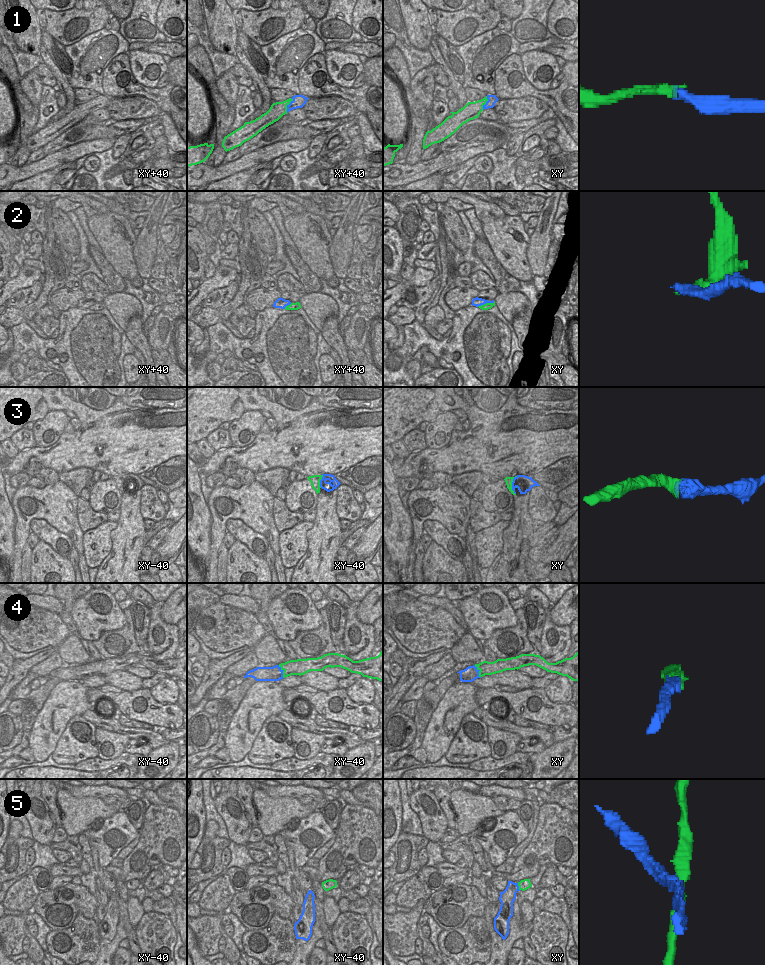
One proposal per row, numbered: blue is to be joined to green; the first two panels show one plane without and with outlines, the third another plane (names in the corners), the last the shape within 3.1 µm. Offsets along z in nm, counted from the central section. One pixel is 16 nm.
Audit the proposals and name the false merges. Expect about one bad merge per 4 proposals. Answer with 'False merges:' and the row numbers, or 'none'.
False merges: 2, 5

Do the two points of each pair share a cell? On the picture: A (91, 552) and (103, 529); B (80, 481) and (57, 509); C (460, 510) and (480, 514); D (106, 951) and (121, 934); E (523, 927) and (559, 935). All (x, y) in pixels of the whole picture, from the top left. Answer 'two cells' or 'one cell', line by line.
A: one cell
B: two cells
C: two cells
D: one cell
E: two cells

